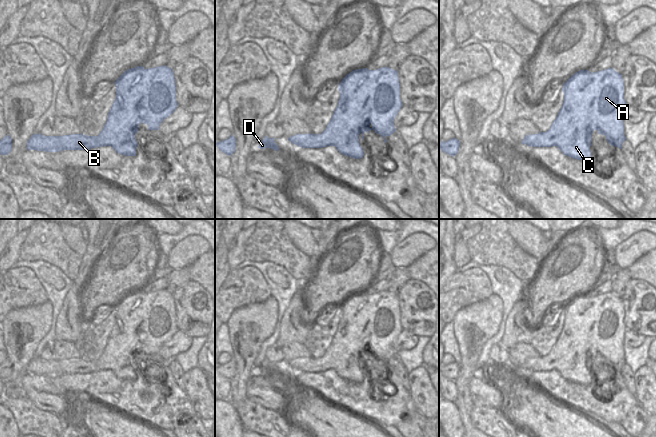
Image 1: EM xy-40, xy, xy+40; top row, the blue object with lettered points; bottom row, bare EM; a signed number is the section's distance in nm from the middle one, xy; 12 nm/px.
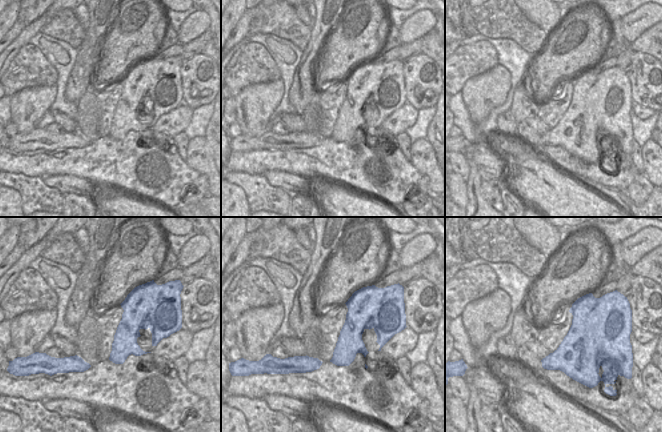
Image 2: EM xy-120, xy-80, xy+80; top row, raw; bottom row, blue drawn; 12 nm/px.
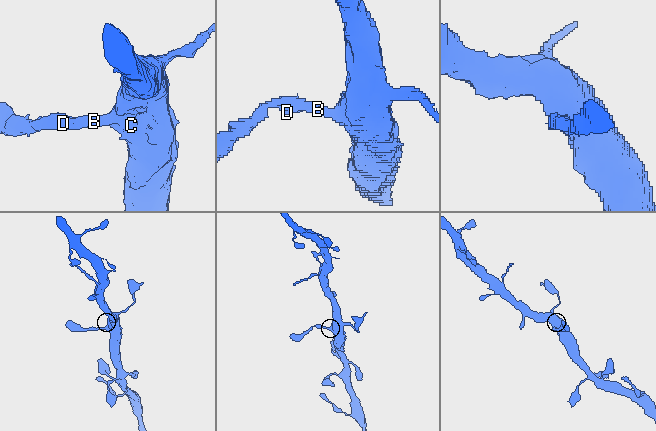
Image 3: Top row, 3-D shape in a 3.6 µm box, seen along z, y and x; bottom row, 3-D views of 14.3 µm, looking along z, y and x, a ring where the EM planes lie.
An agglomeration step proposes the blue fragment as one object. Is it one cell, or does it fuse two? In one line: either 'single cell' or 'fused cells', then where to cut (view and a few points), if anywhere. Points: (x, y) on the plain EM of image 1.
single cell | no cut

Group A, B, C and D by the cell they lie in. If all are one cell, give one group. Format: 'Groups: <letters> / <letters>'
Groups: A B C D

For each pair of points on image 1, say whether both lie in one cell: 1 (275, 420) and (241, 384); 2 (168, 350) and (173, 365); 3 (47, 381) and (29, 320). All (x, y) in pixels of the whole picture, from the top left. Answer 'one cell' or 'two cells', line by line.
1: two cells
2: two cells
3: two cells

